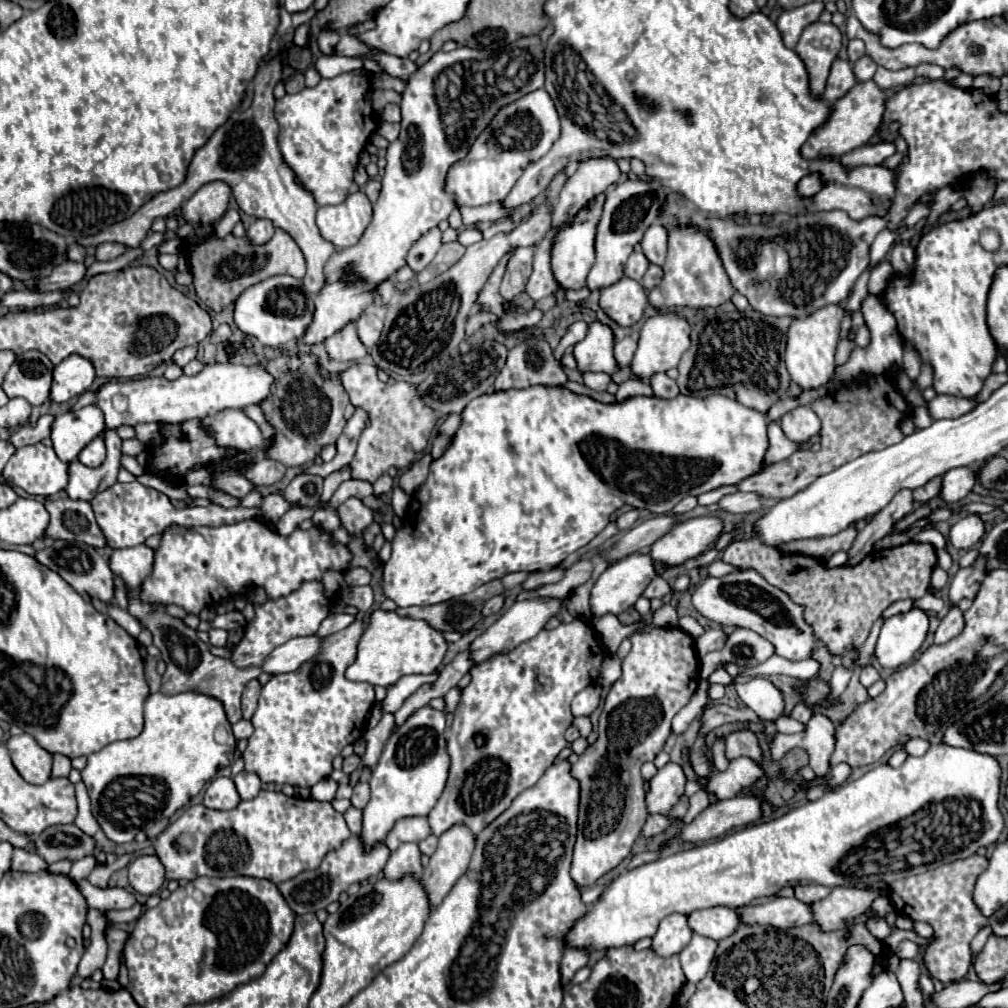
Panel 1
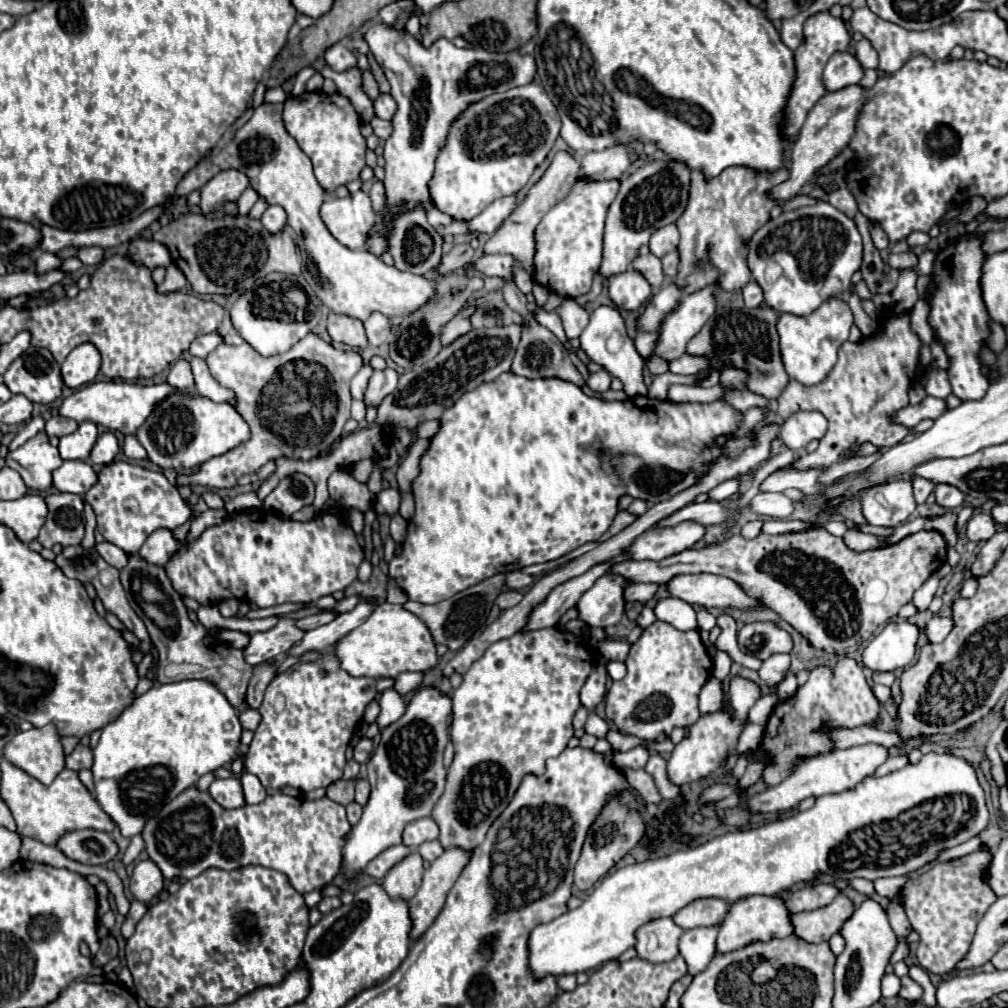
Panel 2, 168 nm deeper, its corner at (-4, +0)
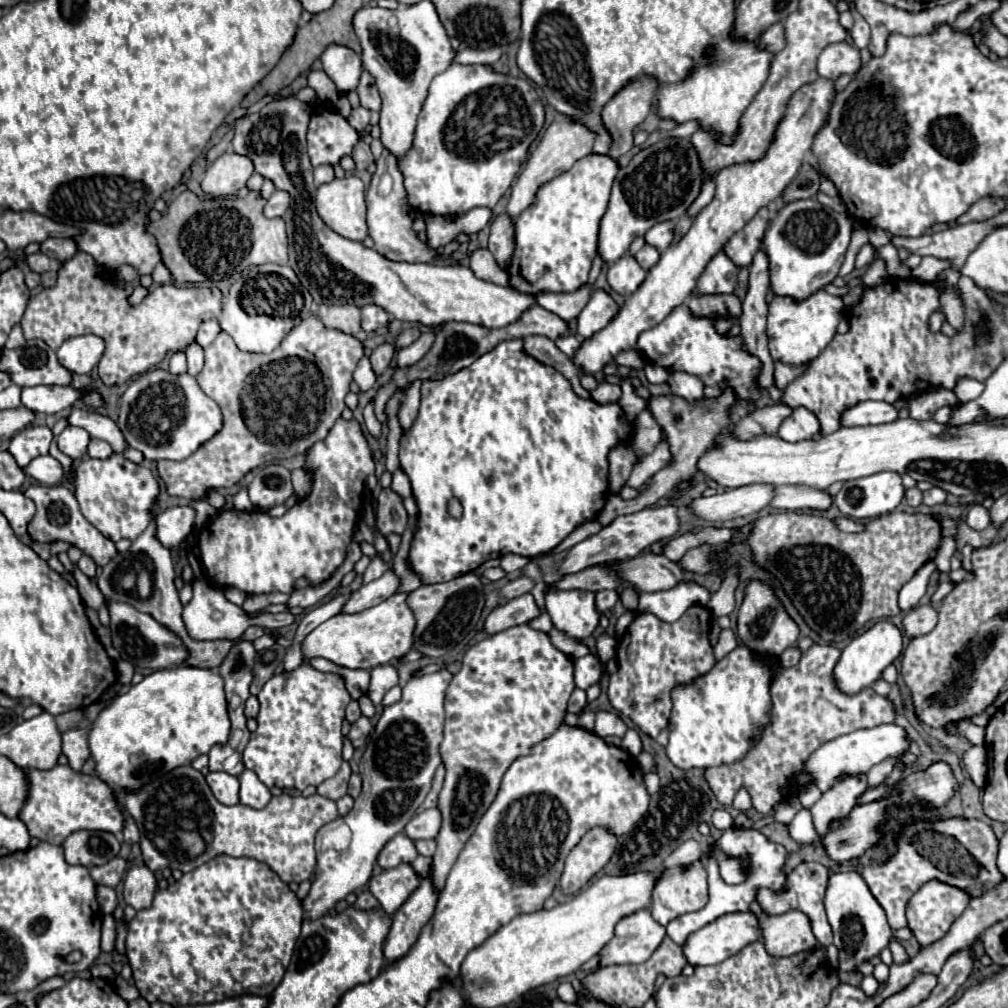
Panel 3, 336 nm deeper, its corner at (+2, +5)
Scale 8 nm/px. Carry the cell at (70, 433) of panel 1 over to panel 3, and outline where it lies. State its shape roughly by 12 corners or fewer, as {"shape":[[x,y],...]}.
{"shape":[[77,426],[57,436],[59,450],[73,460],[87,454],[91,436]]}

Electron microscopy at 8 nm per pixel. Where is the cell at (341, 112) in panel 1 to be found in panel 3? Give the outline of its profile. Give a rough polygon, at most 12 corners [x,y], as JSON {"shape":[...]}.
{"shape":[[339,112],[313,114],[311,164],[339,164],[359,134]]}

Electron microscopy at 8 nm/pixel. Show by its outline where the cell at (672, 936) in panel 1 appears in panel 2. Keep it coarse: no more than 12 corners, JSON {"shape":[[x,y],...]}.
{"shape":[[671,919],[637,929],[637,955],[665,963],[679,955],[683,929]]}

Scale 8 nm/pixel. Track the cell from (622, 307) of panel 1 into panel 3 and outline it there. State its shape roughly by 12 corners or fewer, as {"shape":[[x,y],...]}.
{"shape":[[631,254],[609,266],[615,292],[629,296],[645,280],[645,270]]}

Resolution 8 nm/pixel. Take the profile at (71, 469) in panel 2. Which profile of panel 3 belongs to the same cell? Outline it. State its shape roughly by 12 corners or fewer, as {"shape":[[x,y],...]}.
{"shape":[[51,454],[33,458],[25,472],[37,482],[59,484],[63,466]]}

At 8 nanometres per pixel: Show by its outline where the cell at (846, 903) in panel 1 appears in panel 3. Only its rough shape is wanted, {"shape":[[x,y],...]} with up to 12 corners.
{"shape":[[803,912],[759,916],[769,954],[817,948]]}

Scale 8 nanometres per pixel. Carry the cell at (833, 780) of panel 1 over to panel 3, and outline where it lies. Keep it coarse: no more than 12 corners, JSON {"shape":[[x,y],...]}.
{"shape":[[897,724],[855,730],[811,754],[805,770],[827,792],[909,750]]}

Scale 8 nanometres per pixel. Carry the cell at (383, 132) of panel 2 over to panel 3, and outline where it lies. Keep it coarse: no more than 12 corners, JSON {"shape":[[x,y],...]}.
{"shape":[[353,108],[347,122],[355,130],[365,130],[379,122],[379,114]]}

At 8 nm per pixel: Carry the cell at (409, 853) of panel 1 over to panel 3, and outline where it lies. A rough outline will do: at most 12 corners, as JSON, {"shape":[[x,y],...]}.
{"shape":[[409,864],[383,870],[369,892],[389,916],[413,894],[419,876]]}

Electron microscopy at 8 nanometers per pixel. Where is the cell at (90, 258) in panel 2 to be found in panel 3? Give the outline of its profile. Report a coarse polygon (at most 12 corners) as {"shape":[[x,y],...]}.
{"shape":[[47,238],[41,252],[63,262],[77,252],[71,238]]}

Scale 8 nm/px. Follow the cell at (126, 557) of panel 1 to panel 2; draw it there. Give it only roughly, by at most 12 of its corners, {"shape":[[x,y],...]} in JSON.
{"shape":[[159,529],[147,537],[137,555],[163,567],[179,541]]}

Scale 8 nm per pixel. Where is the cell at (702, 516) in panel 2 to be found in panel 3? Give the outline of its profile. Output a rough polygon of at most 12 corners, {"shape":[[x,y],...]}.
{"shape":[[739,486],[697,498],[691,510],[725,522],[763,510],[775,486]]}

